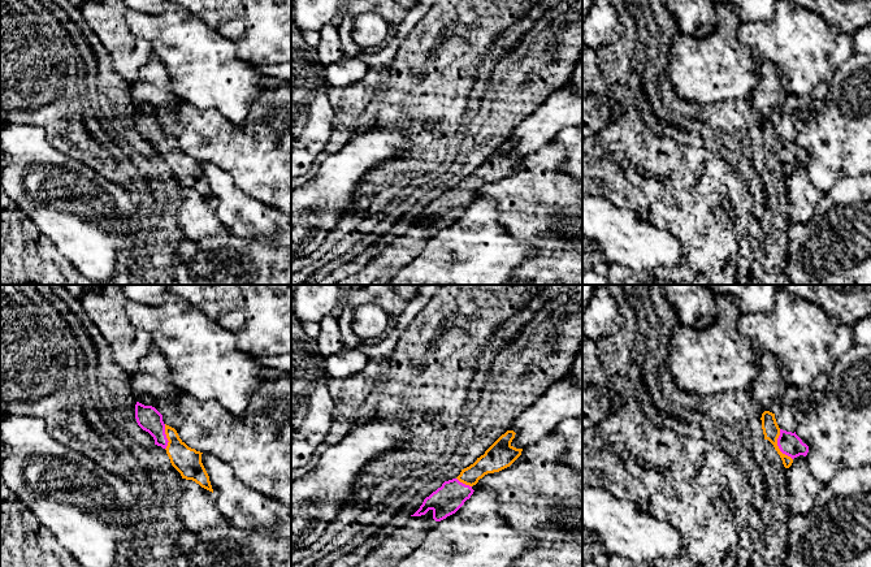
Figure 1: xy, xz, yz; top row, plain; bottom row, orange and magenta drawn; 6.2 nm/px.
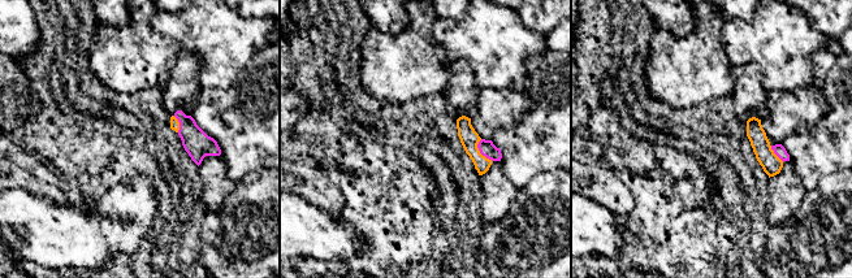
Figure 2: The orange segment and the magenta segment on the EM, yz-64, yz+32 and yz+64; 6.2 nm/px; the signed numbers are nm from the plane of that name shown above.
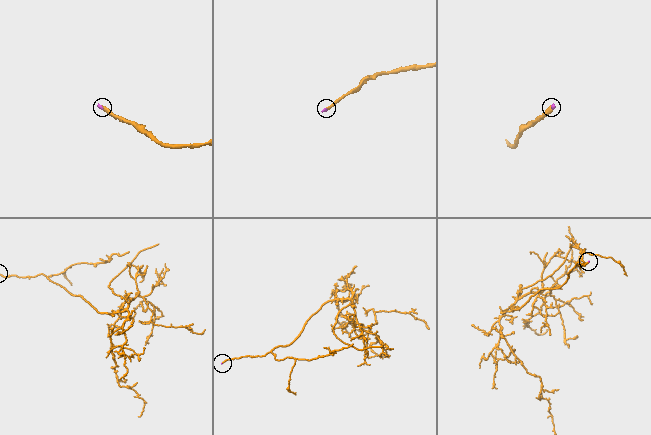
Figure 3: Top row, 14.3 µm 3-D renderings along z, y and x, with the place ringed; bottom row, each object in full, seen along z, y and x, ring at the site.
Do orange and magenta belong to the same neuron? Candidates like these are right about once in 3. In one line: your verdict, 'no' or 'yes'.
yes

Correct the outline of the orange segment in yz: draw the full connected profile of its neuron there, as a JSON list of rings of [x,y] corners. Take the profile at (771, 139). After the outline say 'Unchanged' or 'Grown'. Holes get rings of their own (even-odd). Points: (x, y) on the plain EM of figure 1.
[[[764,120],[760,129],[764,148],[768,148],[774,153],[785,177],[792,174],[794,166],[807,164],[809,155],[802,151],[796,140],[792,142],[780,138],[776,131],[775,122]]]. Grown

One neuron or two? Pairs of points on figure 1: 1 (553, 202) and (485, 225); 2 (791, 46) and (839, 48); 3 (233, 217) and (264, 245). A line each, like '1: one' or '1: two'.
1: two
2: one
3: two

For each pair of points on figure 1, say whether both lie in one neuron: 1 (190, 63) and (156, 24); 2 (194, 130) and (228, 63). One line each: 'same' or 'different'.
1: same
2: different

